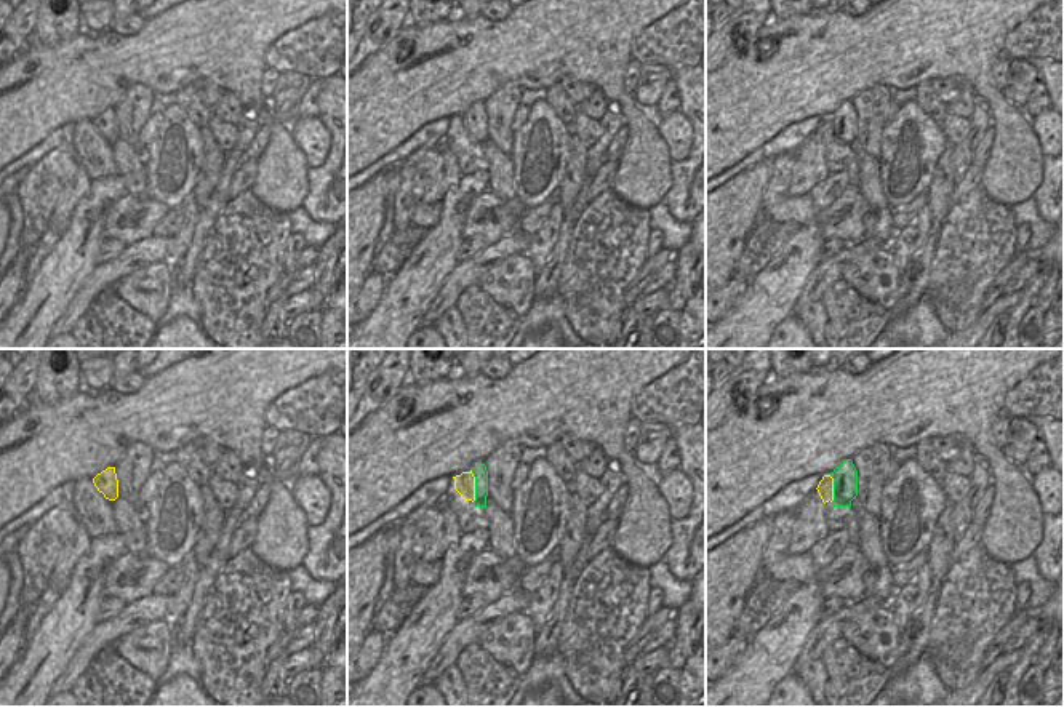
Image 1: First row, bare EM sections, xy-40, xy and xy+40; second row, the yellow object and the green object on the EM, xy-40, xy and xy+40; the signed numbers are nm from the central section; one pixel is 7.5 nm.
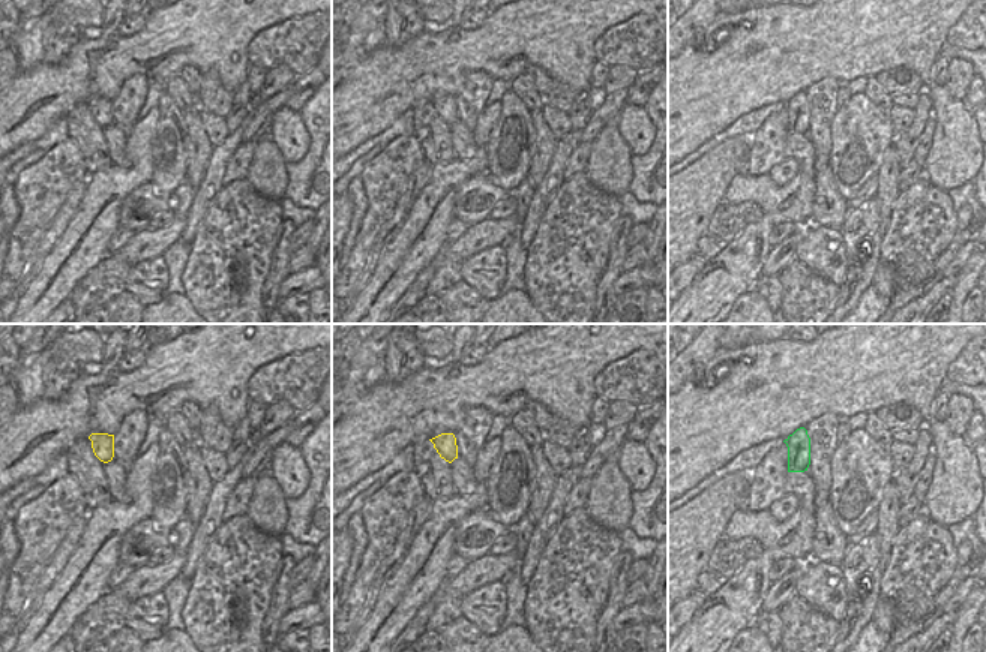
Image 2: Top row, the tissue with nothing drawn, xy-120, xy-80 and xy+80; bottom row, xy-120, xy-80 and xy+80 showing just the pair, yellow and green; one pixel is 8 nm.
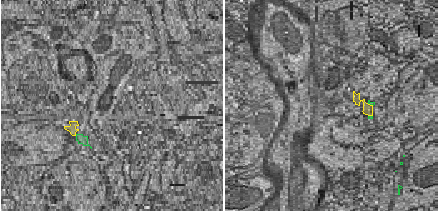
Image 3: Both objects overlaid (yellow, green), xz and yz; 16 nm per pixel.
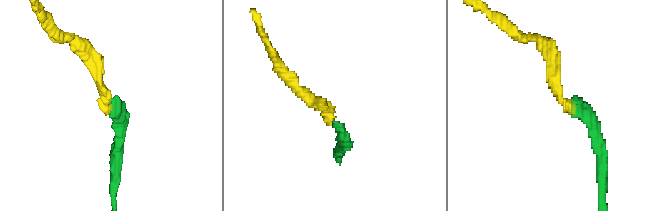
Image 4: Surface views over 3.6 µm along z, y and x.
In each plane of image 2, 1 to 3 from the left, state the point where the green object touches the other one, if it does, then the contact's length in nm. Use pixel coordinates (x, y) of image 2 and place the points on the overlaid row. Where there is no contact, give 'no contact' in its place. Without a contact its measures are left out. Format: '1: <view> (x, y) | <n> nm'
1: no contact
2: no contact
3: no contact

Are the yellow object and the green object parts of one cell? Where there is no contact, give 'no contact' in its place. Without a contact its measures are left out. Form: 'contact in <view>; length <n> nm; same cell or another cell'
contact in xy; length 240 nm; same cell

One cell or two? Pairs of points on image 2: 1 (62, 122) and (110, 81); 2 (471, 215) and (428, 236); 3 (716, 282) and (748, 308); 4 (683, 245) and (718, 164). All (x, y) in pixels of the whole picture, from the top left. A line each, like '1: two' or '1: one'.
1: two
2: two
3: two
4: one

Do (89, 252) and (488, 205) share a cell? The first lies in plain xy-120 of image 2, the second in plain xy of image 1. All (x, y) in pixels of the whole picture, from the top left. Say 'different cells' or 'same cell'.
different cells

